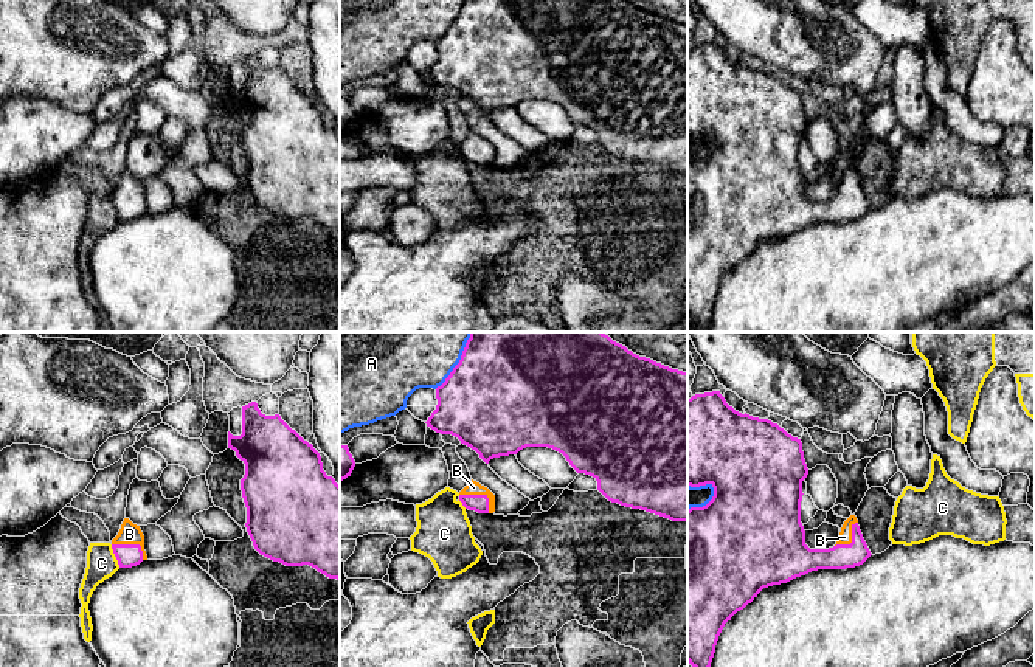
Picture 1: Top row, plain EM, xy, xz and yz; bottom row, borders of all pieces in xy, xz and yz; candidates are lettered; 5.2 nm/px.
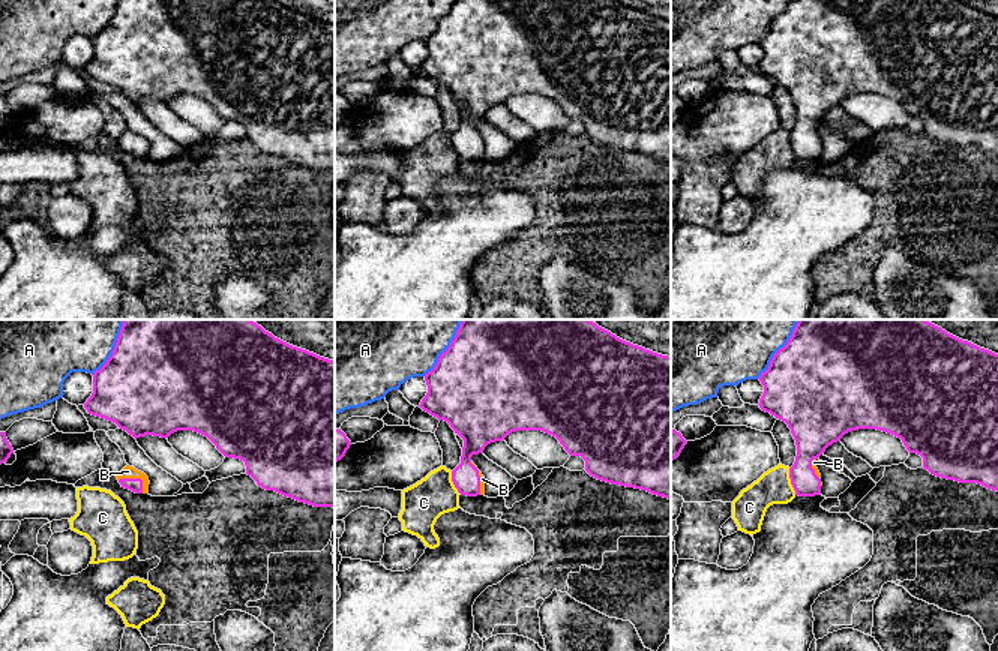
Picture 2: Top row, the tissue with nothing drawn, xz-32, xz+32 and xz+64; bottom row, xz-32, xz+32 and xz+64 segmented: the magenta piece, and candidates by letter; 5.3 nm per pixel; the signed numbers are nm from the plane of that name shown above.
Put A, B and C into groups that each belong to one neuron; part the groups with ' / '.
A / B / C

